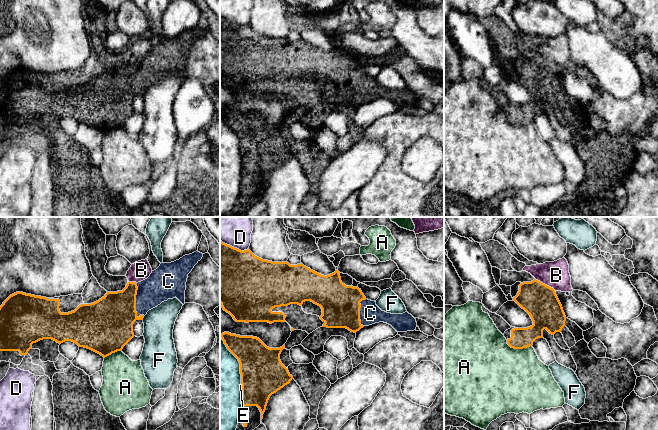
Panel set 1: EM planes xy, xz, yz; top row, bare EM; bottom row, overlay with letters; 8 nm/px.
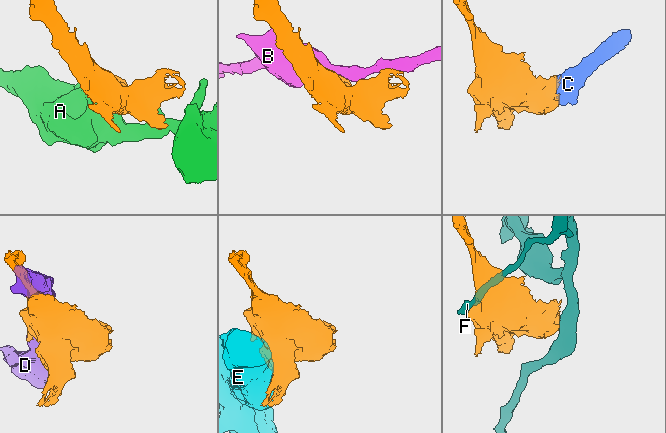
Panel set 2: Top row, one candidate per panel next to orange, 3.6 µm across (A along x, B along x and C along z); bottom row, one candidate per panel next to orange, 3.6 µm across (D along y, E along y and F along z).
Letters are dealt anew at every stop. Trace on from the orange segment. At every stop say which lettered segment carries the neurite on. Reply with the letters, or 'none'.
C

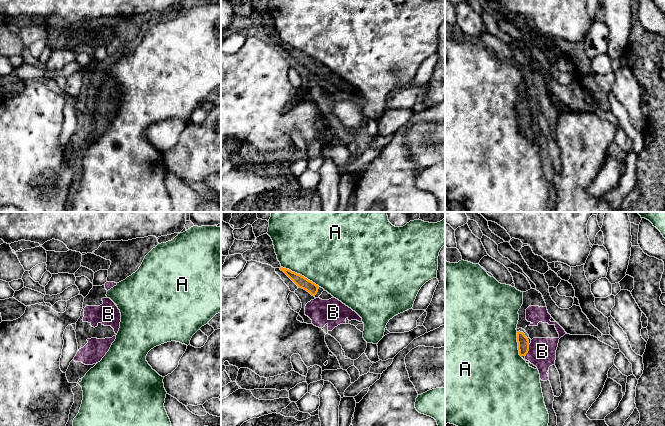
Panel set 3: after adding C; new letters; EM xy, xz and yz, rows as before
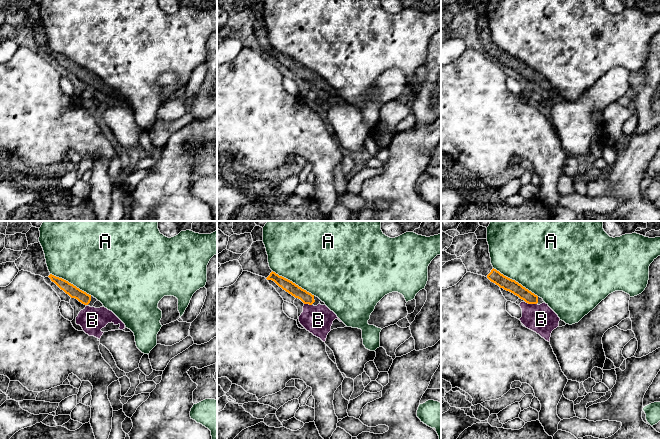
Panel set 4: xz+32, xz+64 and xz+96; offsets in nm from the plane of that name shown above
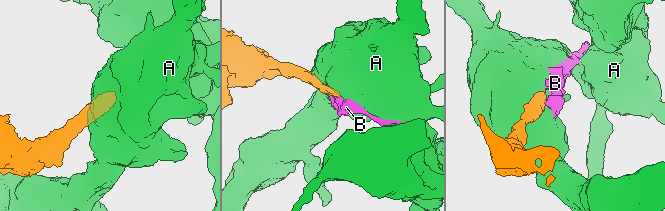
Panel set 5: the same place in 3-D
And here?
B

